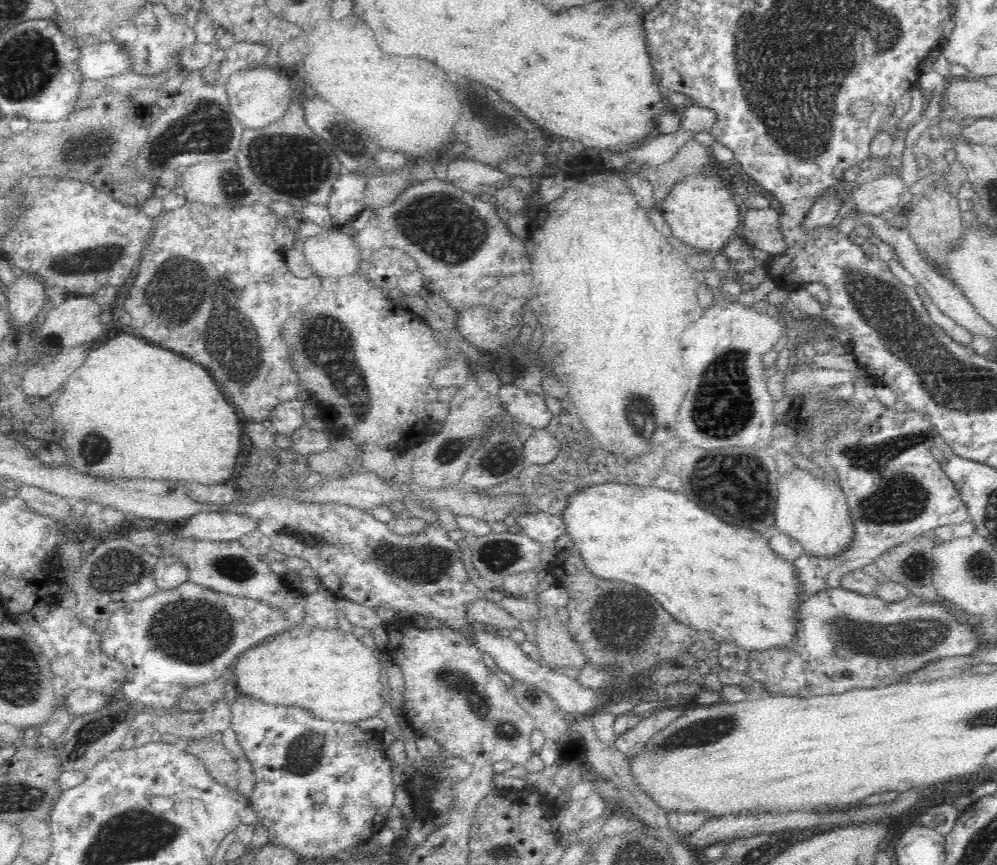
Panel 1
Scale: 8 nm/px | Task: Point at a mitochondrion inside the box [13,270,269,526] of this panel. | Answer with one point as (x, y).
(94, 447)

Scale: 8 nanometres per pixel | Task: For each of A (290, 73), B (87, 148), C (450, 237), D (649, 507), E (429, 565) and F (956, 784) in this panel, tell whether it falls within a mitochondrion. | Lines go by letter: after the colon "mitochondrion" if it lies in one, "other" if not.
A: other
B: mitochondrion
C: mitochondrion
D: other
E: mitochondrion
F: other

